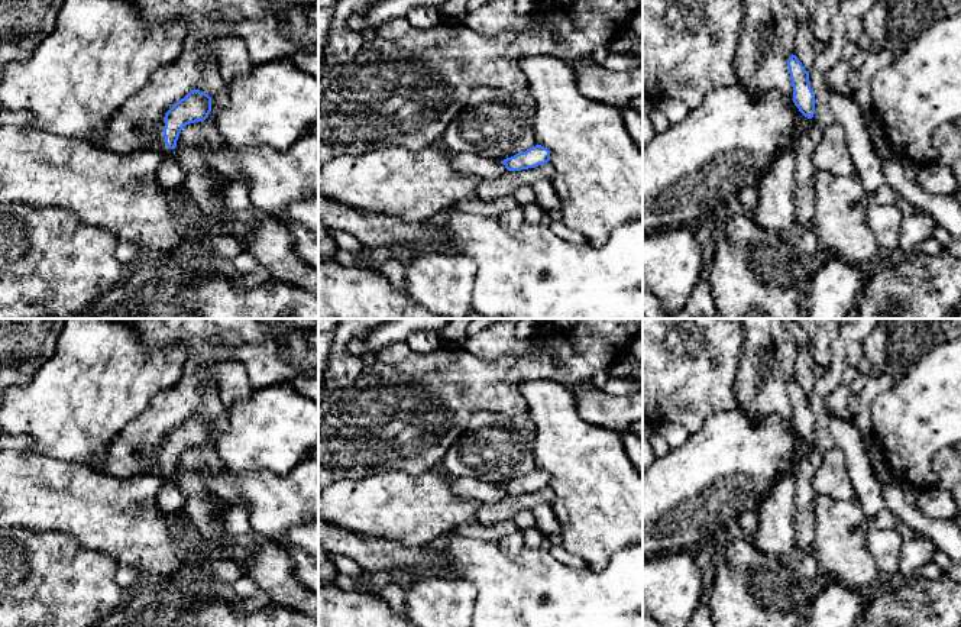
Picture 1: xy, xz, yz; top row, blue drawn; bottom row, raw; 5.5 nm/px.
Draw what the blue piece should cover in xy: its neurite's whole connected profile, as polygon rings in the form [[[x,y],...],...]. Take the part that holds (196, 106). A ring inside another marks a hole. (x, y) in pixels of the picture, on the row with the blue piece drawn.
[[[194,88],[165,113],[153,132],[146,135],[149,151],[165,156],[158,171],[158,184],[162,188],[172,190],[184,184],[187,174],[175,149],[178,136],[187,125],[206,120],[210,111],[211,97]]]

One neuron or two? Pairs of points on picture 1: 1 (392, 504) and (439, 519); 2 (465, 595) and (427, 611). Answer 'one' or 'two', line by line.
1: one
2: one

